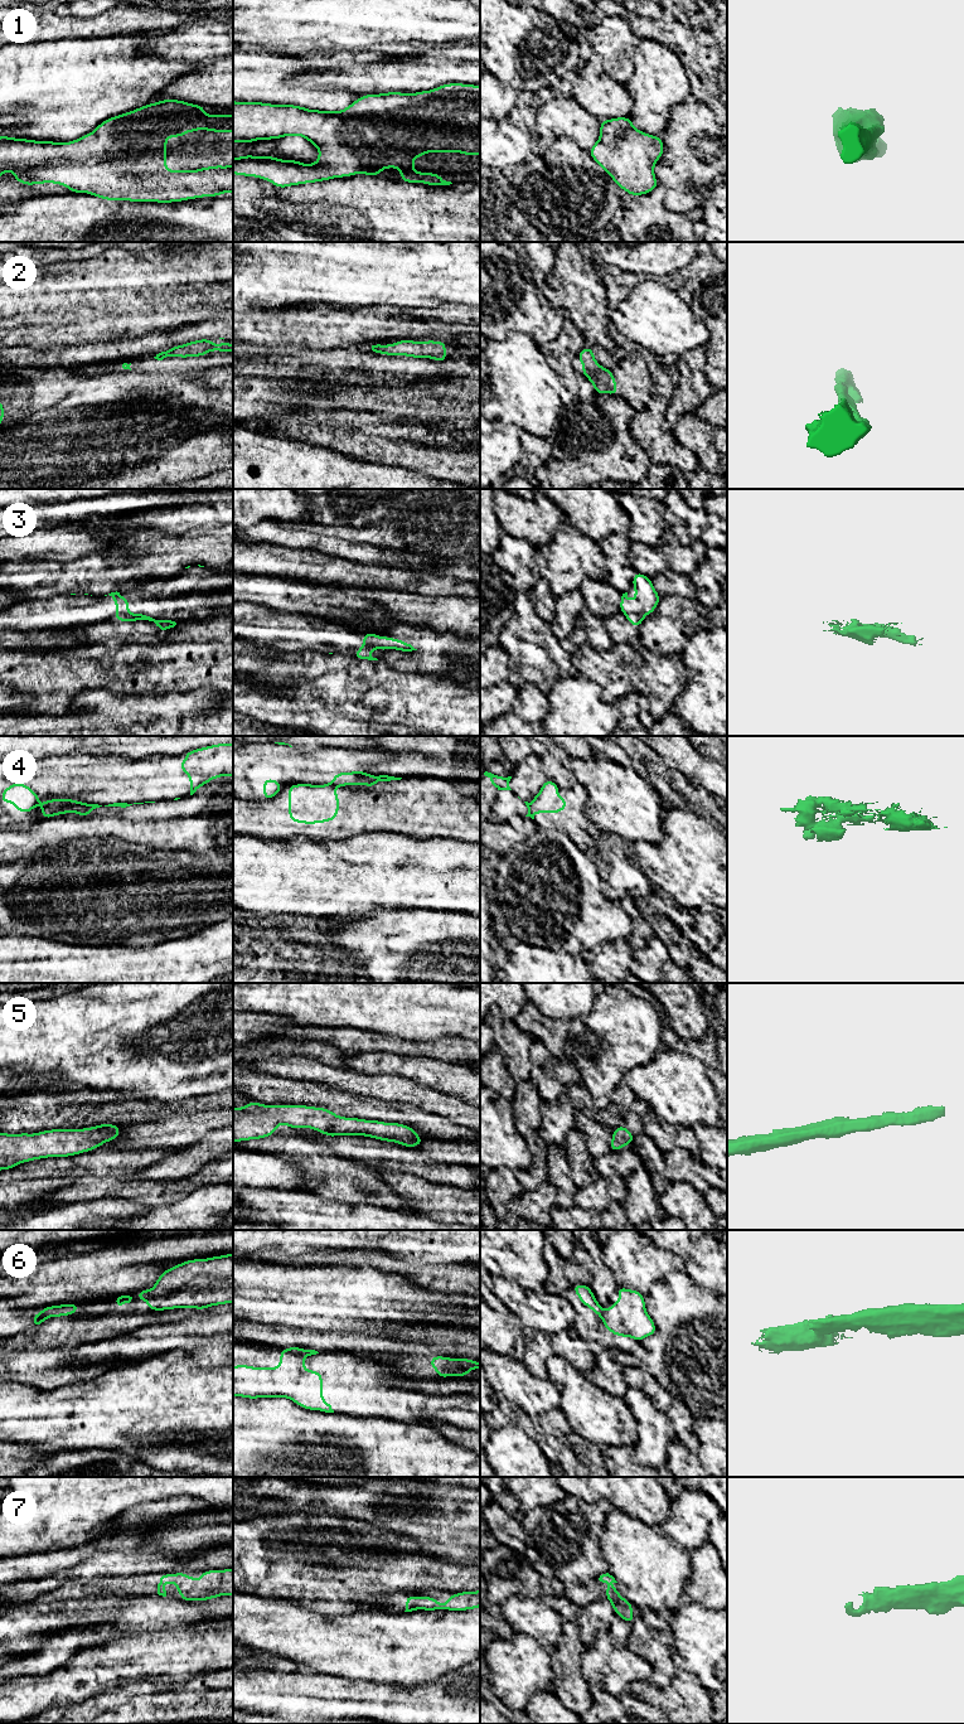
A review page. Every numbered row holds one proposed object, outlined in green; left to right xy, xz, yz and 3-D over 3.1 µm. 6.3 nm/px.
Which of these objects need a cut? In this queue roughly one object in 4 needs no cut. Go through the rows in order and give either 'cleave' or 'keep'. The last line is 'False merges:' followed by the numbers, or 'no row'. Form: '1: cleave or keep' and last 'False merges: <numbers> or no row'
1: keep
2: keep
3: cleave
4: cleave
5: keep
6: cleave
7: keep
False merges: 3, 4, 6

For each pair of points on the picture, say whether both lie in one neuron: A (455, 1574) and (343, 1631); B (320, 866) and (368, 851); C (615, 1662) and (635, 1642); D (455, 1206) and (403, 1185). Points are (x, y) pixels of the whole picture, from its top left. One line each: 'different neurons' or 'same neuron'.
A: different neurons
B: same neuron
C: different neurons
D: same neuron

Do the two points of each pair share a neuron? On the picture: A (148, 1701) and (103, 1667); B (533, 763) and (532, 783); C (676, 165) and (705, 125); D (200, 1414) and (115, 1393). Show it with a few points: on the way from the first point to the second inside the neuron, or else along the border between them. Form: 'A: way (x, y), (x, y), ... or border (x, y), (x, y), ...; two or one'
A: border (155, 1686), (137, 1681), (106, 1693); two
B: way (532, 768), (532, 778); one
C: way (687, 154), (687, 140), (693, 132); one
D: way (179, 1410), (136, 1407); one

